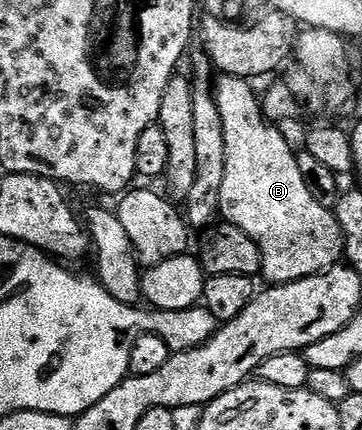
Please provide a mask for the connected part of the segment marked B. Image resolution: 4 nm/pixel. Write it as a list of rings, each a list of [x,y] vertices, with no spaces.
[[[218,75],[215,80],[219,118],[223,118],[223,134],[227,138],[227,174],[223,177],[221,212],[233,223],[230,225],[256,248],[261,258],[260,275],[266,276],[270,285],[290,284],[334,267],[342,259],[345,238],[334,209],[319,206],[311,190],[307,190],[295,148],[285,141],[284,134],[277,129],[280,127],[265,119],[262,101],[258,93],[257,96],[253,93],[253,86],[238,76]]]

